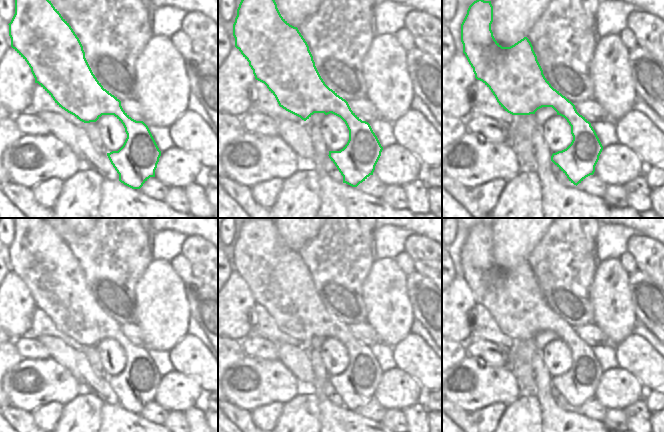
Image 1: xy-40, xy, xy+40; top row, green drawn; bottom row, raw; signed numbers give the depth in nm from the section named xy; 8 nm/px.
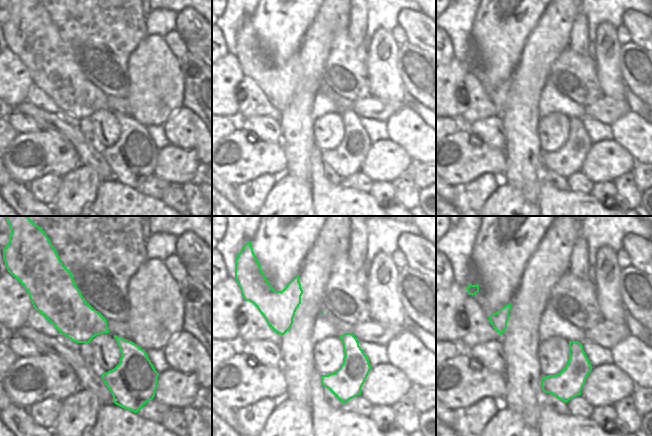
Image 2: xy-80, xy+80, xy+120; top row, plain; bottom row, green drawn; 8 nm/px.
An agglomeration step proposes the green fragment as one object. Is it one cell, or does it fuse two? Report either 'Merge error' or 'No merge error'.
No merge error

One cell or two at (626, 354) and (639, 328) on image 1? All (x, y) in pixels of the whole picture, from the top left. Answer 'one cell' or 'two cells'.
two cells

